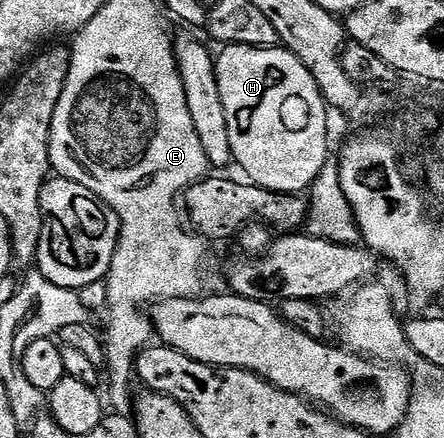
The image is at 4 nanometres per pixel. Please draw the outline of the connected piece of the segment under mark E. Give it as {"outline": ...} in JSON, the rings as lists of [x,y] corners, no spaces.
{"outline":[[[94,21],[87,23],[81,28],[80,33],[72,38],[71,44],[71,71],[67,75],[67,83],[63,87],[63,95],[59,95],[59,107],[55,107],[55,115],[51,123],[51,169],[58,177],[65,177],[69,181],[79,183],[87,187],[96,197],[100,197],[106,205],[115,211],[115,215],[121,224],[121,234],[115,247],[115,255],[111,259],[107,284],[104,286],[105,297],[109,300],[109,326],[103,329],[105,343],[104,368],[109,369],[109,397],[107,393],[107,405],[116,416],[128,417],[135,409],[135,370],[137,357],[141,350],[146,348],[154,340],[155,330],[153,322],[148,316],[141,314],[141,308],[152,307],[159,301],[169,299],[187,299],[188,297],[200,297],[206,292],[205,280],[209,277],[209,249],[205,238],[198,237],[183,224],[182,214],[179,212],[179,195],[193,186],[196,181],[204,181],[210,172],[211,166],[207,155],[203,155],[203,147],[199,143],[199,134],[195,131],[195,122],[191,119],[191,111],[187,111],[187,95],[183,87],[181,72],[177,66],[177,54],[175,41],[171,36],[167,25],[157,25],[157,21]]]}

